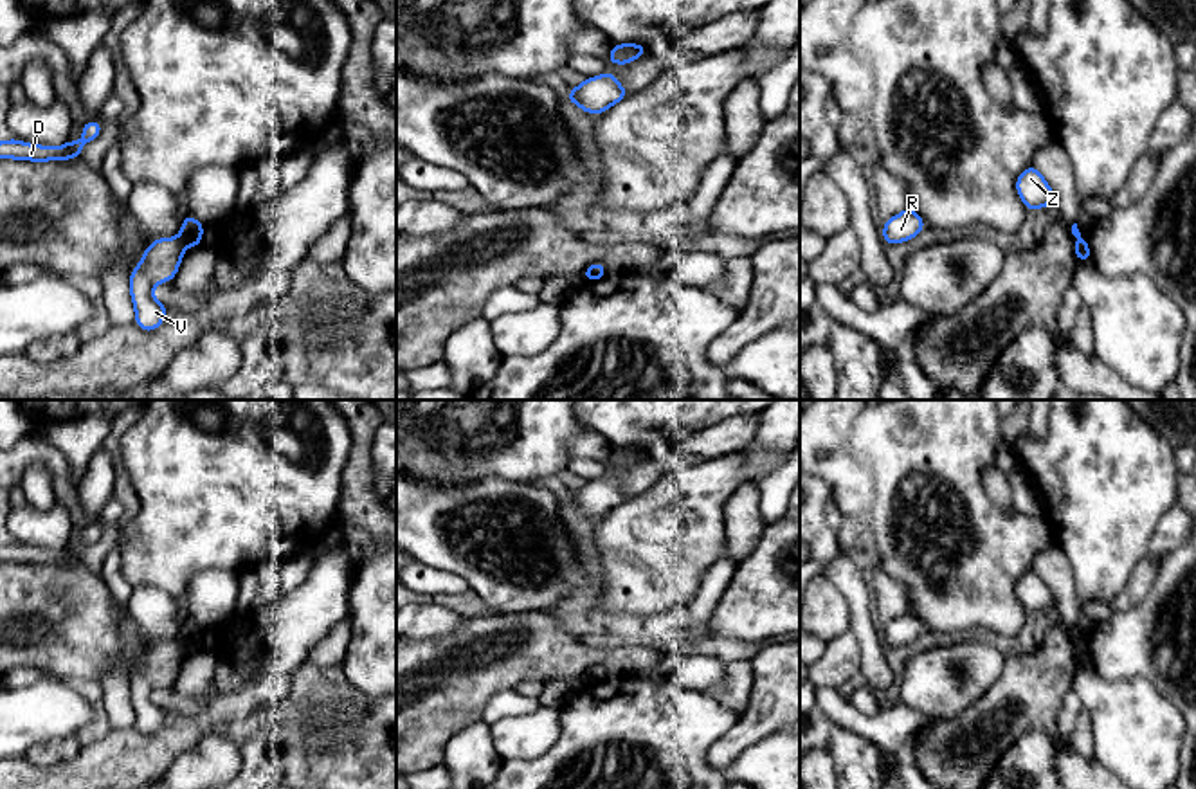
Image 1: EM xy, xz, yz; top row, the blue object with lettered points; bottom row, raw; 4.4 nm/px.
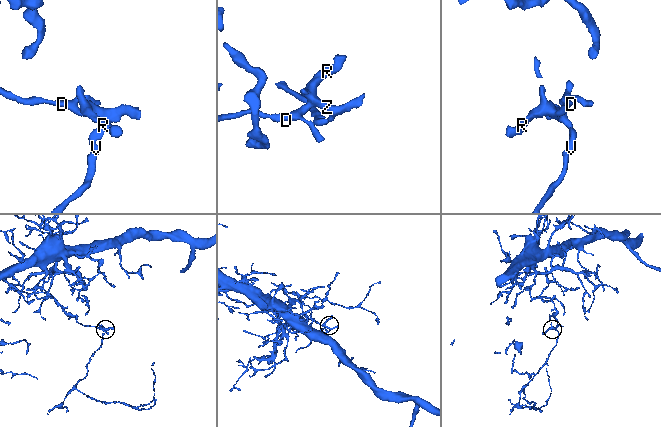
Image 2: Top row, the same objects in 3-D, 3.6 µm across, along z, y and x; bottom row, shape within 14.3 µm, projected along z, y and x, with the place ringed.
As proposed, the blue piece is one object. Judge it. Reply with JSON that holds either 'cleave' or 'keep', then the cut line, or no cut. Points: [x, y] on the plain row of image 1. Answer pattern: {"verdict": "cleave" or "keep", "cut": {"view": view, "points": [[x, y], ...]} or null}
{"verdict": "cleave", "cut": {"view": "xy", "points": [[179, 640], [186, 647]]}}

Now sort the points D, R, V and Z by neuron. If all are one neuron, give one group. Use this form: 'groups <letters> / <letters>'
groups D R Z / V

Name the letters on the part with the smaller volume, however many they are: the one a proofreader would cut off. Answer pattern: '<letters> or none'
V

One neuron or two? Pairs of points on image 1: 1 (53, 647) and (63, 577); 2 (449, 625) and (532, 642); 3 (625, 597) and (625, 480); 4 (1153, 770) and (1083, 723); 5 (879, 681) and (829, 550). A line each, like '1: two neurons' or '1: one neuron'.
1: one neuron
2: two neurons
3: two neurons
4: two neurons
5: two neurons

